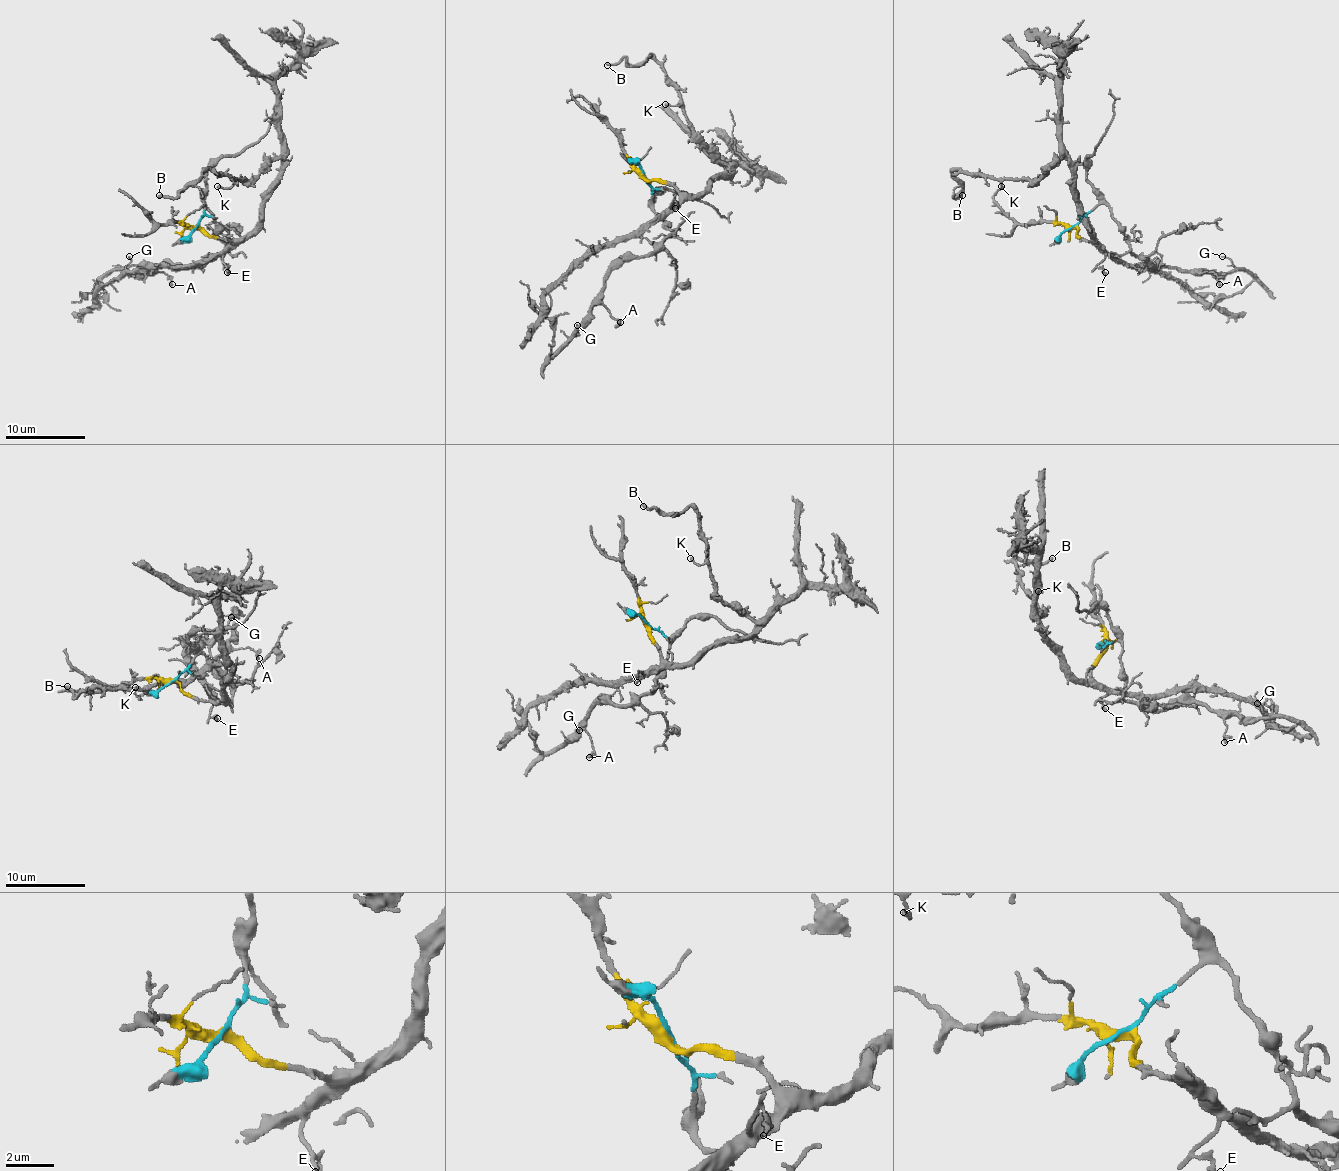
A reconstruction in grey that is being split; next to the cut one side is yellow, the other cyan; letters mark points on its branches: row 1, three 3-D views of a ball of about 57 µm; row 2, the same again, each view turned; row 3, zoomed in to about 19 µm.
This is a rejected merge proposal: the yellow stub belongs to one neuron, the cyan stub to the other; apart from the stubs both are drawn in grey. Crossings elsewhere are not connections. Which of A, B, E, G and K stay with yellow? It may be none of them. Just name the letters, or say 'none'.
B, E, K

